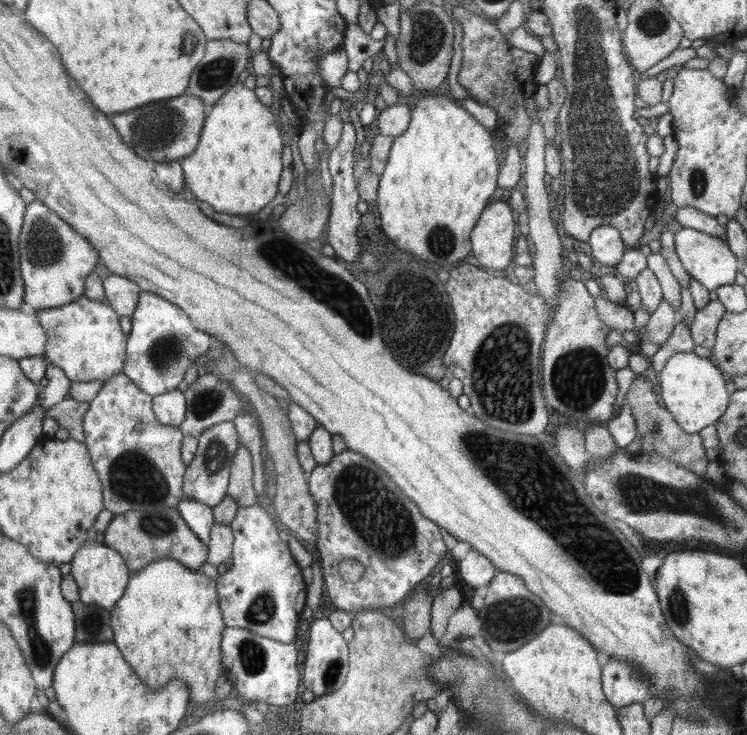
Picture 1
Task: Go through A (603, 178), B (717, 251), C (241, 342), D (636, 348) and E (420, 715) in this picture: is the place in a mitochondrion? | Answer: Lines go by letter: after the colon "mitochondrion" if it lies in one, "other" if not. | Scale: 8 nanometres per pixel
A: mitochondrion
B: other
C: other
D: other
E: other

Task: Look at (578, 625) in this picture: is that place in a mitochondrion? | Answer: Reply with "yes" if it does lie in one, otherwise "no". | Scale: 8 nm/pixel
no

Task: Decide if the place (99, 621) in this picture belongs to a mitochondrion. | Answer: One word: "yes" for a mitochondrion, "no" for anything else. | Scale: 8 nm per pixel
no

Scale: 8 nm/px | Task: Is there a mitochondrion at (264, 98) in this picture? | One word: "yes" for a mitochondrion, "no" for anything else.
no

